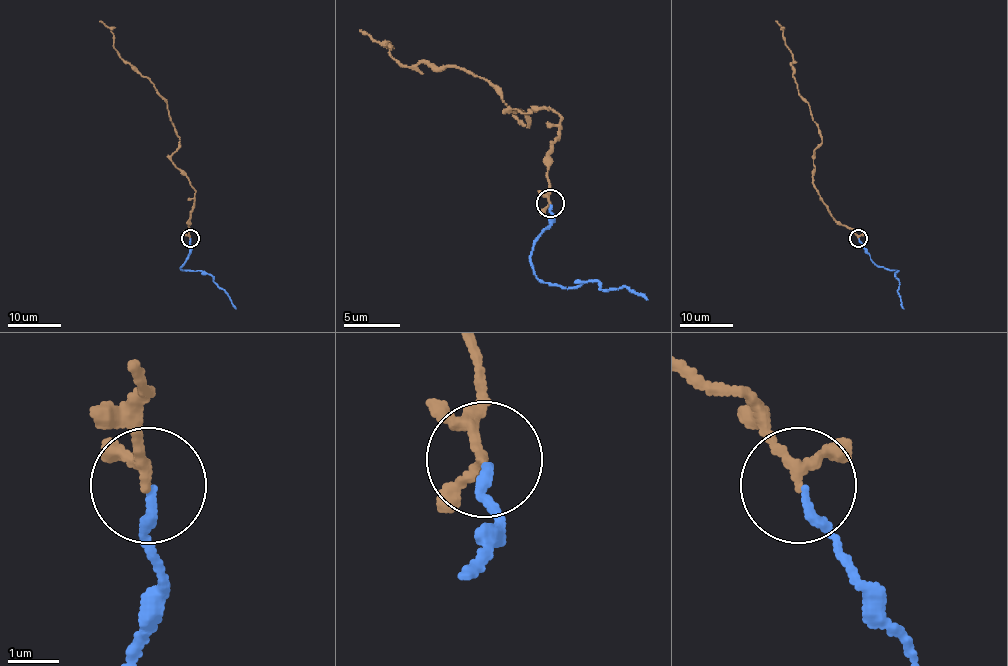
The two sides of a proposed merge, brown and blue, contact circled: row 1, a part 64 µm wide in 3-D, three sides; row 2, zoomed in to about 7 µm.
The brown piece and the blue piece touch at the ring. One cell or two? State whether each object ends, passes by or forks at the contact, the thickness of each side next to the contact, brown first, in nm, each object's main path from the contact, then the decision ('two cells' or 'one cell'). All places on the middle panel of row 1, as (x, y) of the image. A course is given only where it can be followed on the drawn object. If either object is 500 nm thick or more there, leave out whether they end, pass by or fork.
brown passes by; blue ends; calibres 170 and 180 nm; course brown (549, 203), (552, 109), (510, 109), (530, 126), (484, 78), (405, 67), (360, 30); course blue (549, 205), (552, 222), (532, 245), (535, 276), (564, 287), (592, 282), (603, 290), (626, 287), (648, 299); one cell

